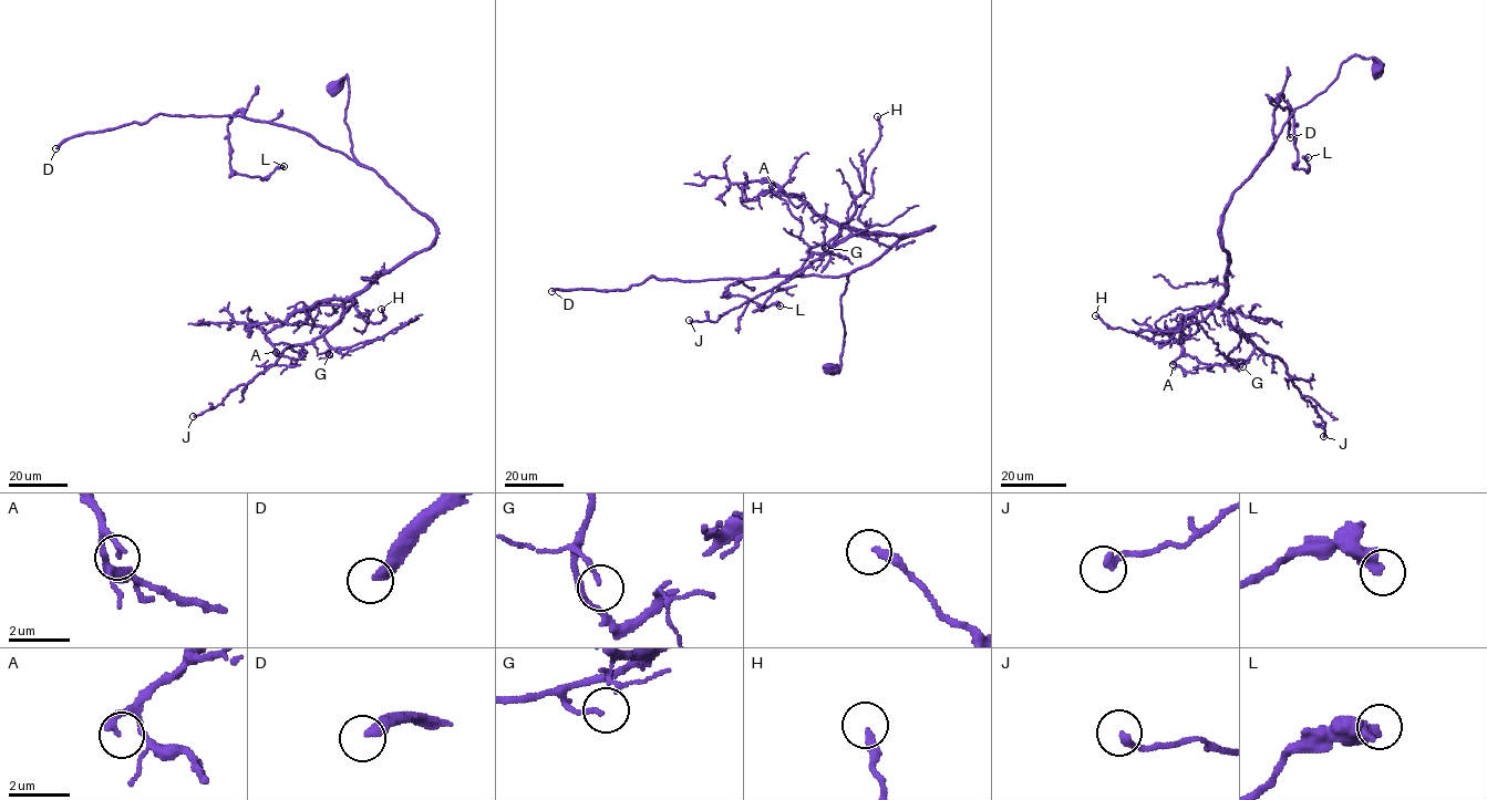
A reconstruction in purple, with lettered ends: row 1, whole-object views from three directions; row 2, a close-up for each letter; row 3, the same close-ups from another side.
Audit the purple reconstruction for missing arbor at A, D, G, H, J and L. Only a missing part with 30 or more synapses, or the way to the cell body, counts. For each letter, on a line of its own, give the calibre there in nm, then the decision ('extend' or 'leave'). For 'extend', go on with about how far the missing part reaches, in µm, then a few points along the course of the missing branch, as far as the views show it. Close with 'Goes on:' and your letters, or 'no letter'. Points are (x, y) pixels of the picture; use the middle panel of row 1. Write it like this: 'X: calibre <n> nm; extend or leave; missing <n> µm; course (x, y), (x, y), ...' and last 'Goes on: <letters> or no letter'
A: calibre 200 nm; leave
D: calibre 320 nm; extend; missing 60 µm; course (551, 291), (551, 298), (561, 307), (558, 312), (528, 317), (514, 308)
G: calibre 130 nm; leave
H: calibre 260 nm; leave
J: calibre 280 nm; leave
L: calibre 440 nm; leave
Goes on: D

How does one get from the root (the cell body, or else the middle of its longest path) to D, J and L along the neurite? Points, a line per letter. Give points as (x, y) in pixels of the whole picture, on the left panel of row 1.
D: (333, 86), (347, 74), (344, 122), (354, 159), (296, 130), (229, 115), (158, 114), (78, 134), (55, 148)
J: (333, 86), (347, 74), (353, 156), (433, 224), (435, 240), (354, 293), (322, 335), (287, 347), (193, 416)
L: (333, 86), (347, 74), (354, 159), (296, 130), (231, 117), (233, 170), (266, 177), (284, 166)

